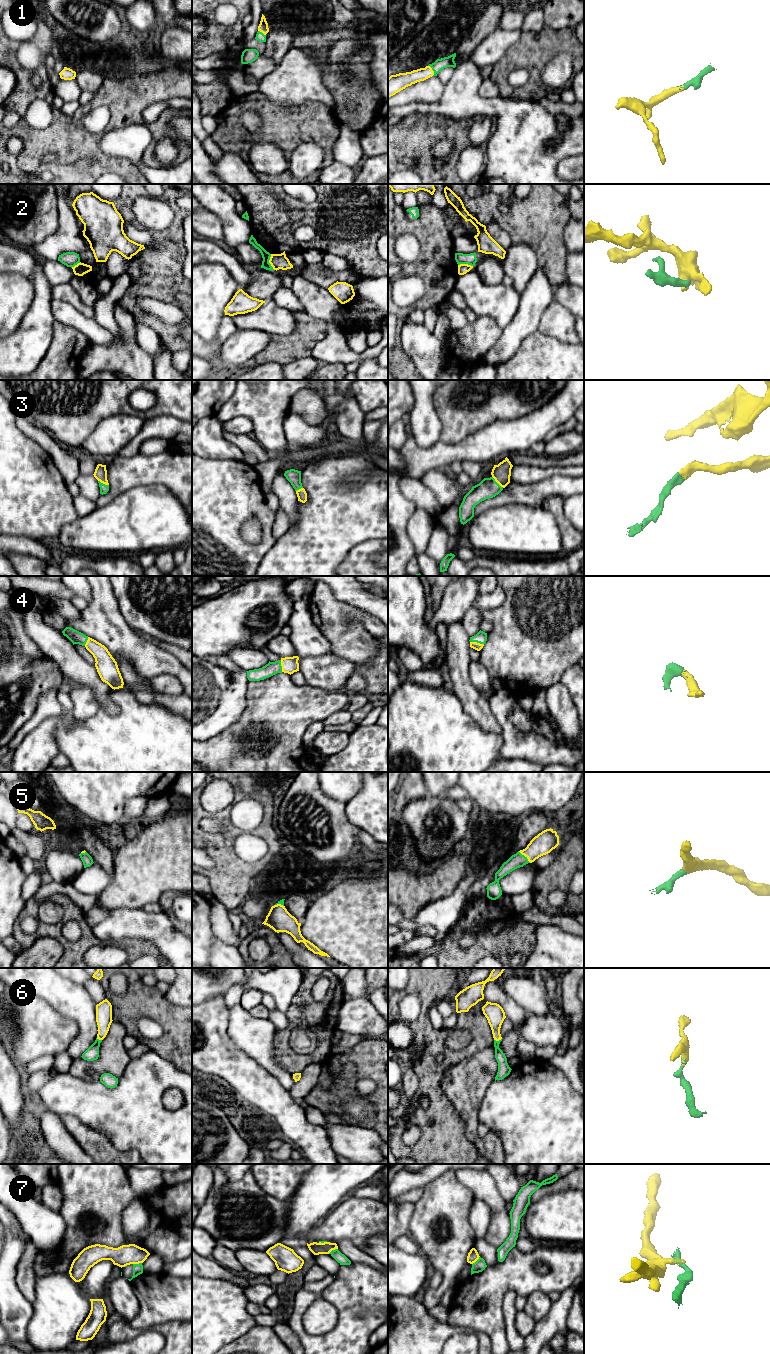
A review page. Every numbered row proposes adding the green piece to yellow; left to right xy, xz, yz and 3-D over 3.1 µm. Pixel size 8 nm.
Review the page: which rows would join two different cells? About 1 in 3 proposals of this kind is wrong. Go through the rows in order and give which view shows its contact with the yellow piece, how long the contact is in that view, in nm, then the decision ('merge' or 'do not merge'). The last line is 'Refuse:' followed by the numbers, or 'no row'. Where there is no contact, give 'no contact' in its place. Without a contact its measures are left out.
1: meets yellow in yz; contact 100 nm long; merge
2: meets yellow in xz; contact 130 nm long; do not merge
3: meets yellow in yz; contact 130 nm long; merge
4: meets yellow in yz; contact 110 nm long; merge
5: meets yellow in yz; contact 140 nm long; merge
6: meets yellow in yz; contact 70 nm long; merge
7: meets yellow in xz; contact 90 nm long; do not merge
Refuse: 2, 7

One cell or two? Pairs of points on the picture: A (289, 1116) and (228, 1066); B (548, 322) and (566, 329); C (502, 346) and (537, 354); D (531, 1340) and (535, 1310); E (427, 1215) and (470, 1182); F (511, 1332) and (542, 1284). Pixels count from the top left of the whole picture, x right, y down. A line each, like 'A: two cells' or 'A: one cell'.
A: one cell
B: one cell
C: two cells
D: two cells
E: two cells
F: two cells

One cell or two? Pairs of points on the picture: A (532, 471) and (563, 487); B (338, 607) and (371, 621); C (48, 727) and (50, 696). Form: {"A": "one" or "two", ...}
{"A": "two", "B": "two", "C": "two"}

